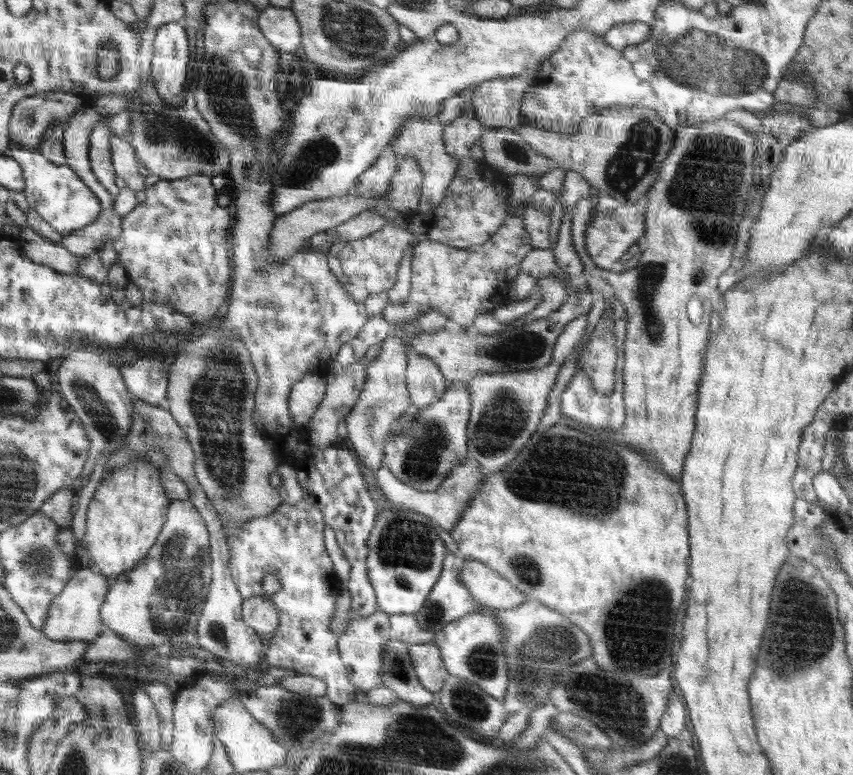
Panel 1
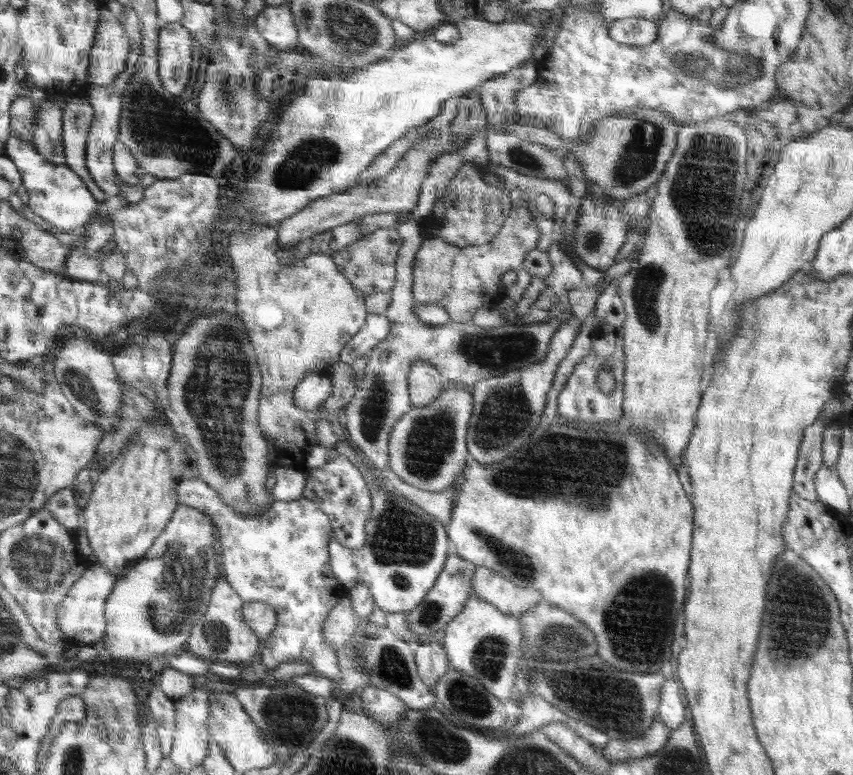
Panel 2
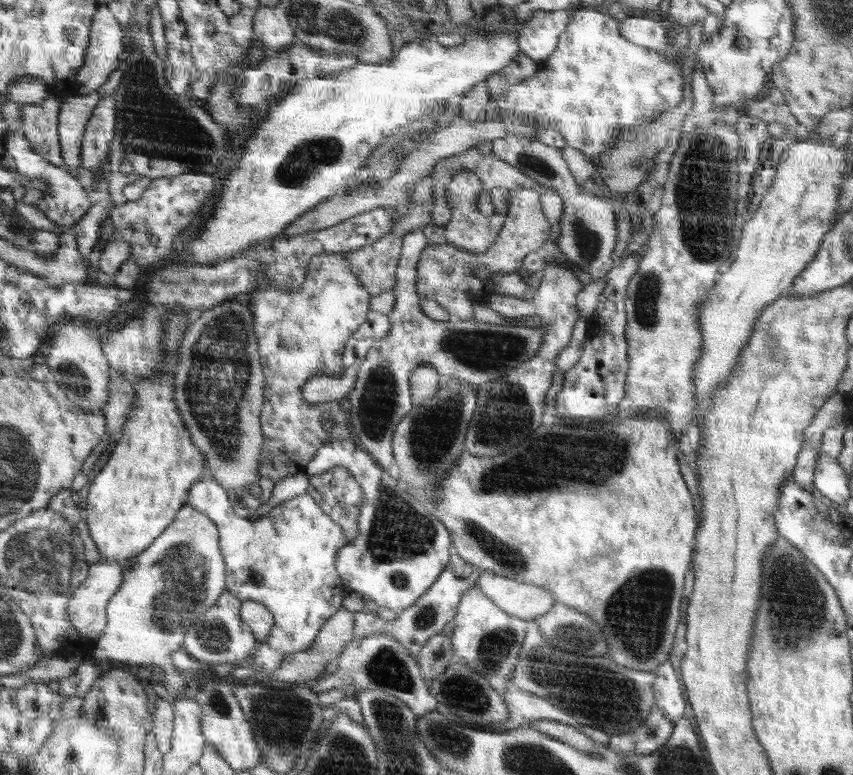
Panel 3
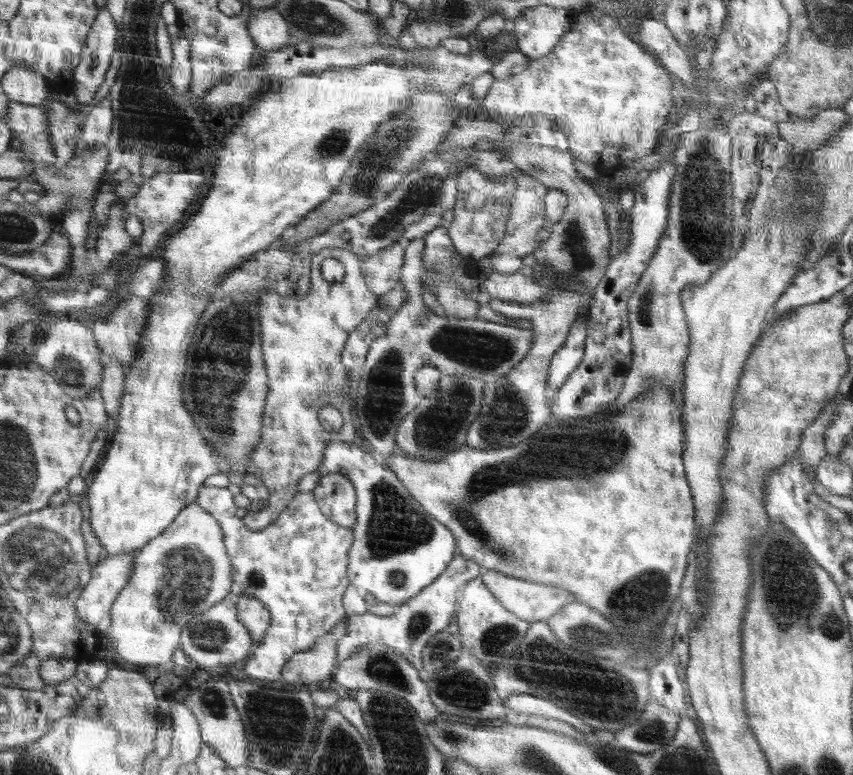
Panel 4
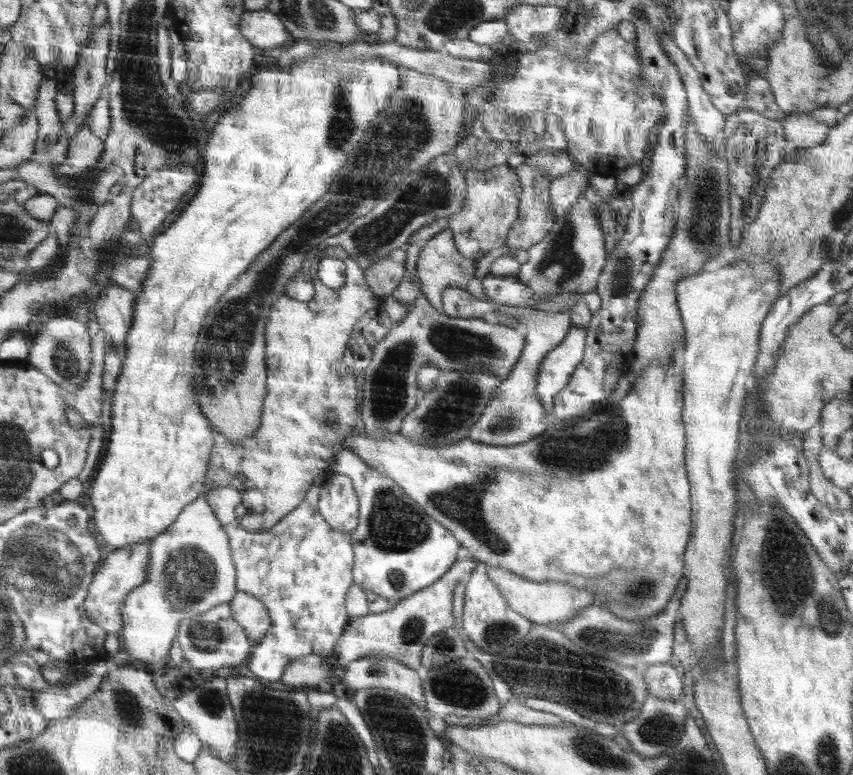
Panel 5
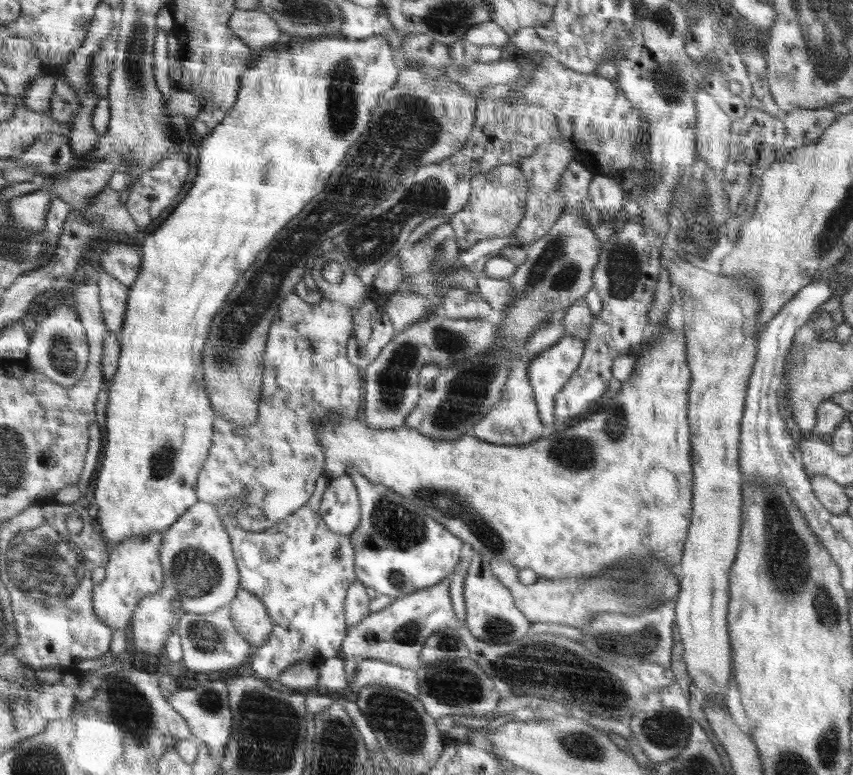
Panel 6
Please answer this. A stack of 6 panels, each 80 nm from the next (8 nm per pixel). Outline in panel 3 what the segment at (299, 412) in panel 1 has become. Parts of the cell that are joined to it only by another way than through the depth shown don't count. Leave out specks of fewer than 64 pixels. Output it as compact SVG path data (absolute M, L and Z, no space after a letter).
M352 364L339 377L320 375L301 388L301 395L308 404L320 402L343 402L355 385L359 364Z

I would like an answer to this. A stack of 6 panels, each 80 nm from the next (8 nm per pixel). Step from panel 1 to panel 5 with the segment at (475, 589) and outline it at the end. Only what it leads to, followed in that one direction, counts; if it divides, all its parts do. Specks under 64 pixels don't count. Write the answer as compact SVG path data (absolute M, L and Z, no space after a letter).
M499 566L496 568L490 567L488 575L489 579L500 588L501 595L505 596L505 599L508 600L510 608L513 608L518 614L525 616L532 623L539 625L567 621L581 608L592 604L592 596L588 592L576 590L568 582L566 584L560 584L556 580L534 582Z

